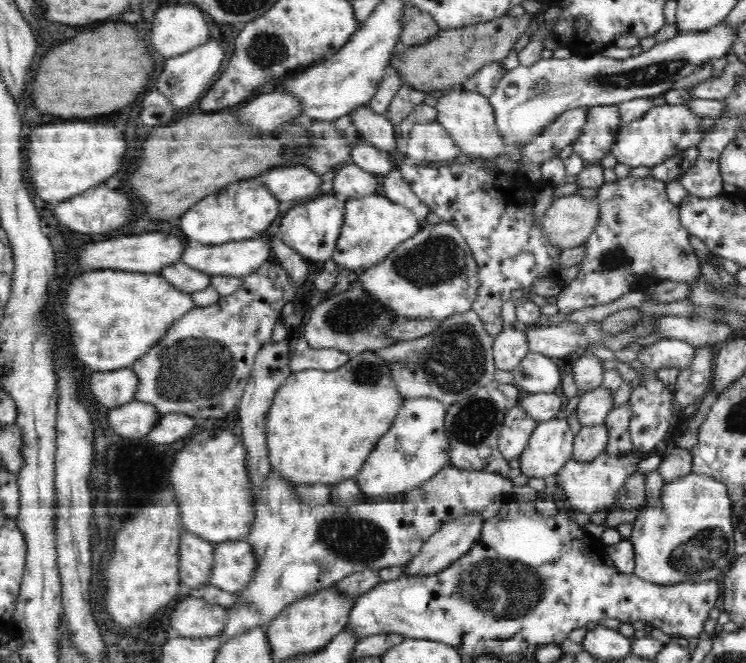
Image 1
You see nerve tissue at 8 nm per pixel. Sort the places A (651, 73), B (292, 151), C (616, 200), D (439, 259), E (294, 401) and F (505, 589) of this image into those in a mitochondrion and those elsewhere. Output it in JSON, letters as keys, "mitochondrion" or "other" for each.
{"A":"mitochondrion","B":"mitochondrion","C":"mitochondrion","D":"mitochondrion","E":"other","F":"mitochondrion"}

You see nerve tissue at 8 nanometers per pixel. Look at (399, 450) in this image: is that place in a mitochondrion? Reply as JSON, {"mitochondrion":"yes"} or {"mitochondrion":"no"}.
{"mitochondrion":"no"}

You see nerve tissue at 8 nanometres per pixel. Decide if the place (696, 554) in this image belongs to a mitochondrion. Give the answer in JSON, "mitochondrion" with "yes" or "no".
{"mitochondrion":"yes"}

